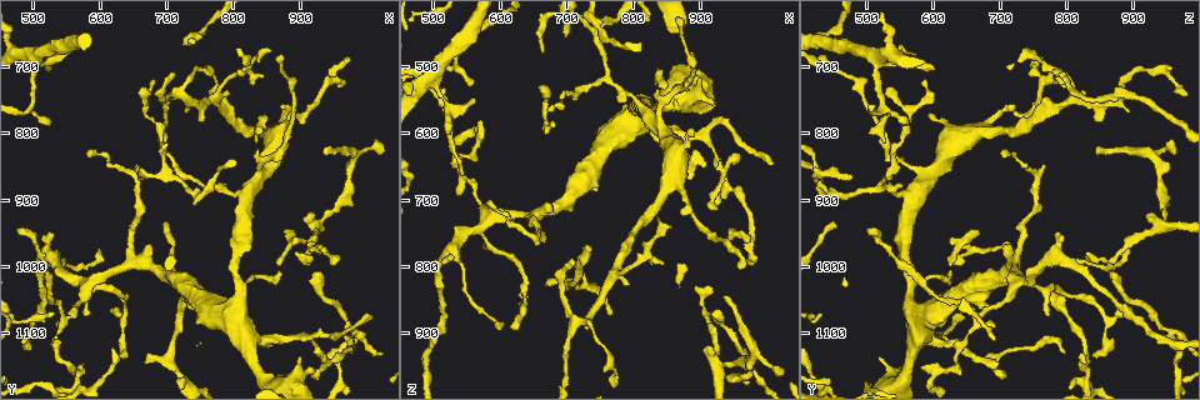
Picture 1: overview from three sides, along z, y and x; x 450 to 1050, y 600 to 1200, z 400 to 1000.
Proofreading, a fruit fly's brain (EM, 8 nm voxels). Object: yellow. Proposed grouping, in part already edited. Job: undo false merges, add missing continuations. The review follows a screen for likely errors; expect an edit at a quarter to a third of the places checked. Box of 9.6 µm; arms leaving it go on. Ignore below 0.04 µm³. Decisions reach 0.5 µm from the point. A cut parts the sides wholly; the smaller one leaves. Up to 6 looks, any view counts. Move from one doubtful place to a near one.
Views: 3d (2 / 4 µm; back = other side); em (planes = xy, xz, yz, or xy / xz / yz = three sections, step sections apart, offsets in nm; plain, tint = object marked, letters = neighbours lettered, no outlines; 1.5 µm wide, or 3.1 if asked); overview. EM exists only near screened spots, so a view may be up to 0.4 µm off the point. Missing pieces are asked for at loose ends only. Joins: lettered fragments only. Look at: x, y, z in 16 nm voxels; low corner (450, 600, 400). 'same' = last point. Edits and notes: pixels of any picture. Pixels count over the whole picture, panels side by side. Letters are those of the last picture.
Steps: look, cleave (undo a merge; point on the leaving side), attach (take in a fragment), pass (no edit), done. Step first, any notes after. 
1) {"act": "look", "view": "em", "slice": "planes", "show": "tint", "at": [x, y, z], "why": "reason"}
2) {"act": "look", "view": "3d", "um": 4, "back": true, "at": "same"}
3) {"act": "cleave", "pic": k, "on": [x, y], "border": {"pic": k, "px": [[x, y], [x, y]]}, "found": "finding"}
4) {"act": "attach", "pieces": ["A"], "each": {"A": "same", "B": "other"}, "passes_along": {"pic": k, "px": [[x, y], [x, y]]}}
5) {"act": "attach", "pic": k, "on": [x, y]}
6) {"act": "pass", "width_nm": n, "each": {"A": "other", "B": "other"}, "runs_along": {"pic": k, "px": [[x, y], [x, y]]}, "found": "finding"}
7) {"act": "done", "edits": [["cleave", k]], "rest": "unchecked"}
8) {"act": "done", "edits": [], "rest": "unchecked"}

{"act": "look", "view": "em", "slice": "planes", "show": "tint", "at": [625, 1135, 845], "why": "branch stops here"}

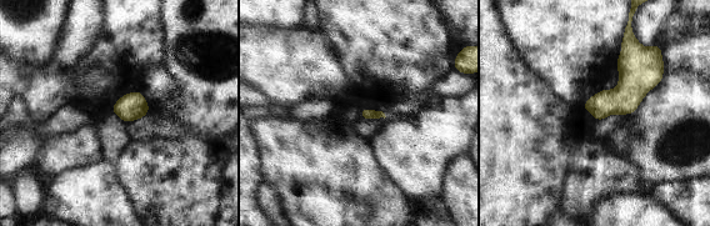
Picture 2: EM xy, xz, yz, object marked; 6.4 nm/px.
{"act": "look", "view": "em", "slice": "planes", "show": "letters", "at": "same", "why": "what lies round it"}

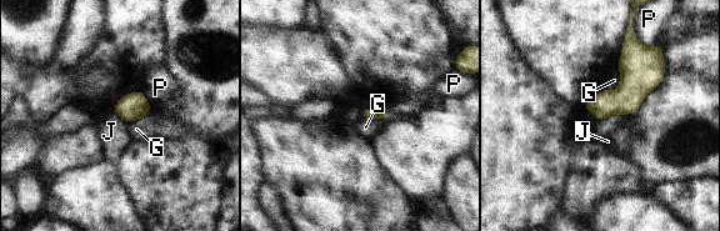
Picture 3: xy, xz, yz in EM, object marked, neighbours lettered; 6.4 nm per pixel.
{"act": "pass", "each": {"G": "other", "J": "other", "P": "other"}, "border": {"pic": 3, "px": [[114, 111], [126, 124]]}, "found": "none of them fits"}

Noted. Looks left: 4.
{"act": "look", "view": "3d", "um": 4, "at": [530, 950, 790], "why": "free end"}

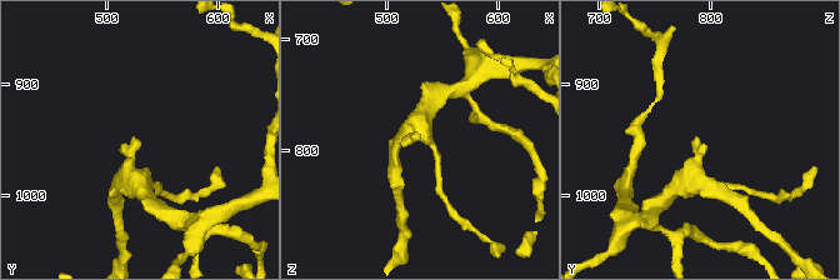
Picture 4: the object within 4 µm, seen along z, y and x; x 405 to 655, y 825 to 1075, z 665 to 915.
{"act": "look", "view": "em", "slice": "planes", "show": "letters", "at": [532, 948, 786]}

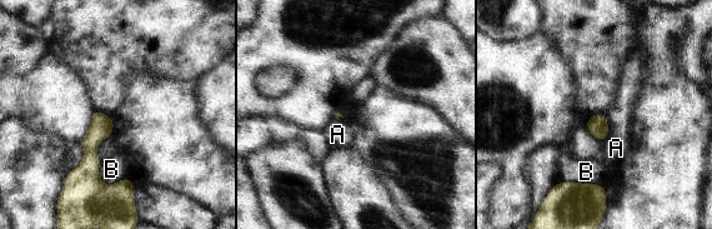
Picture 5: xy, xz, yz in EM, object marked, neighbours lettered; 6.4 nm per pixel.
{"act": "pass", "longest_contact_nm": ["B", 220], "each": {"A": "other", "B": "other"}, "border": {"pic": 5, "px": [[606, 114], [607, 138], [603, 142]]}, "found": "no lettered fragment goes on from it"}

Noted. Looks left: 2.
{"act": "look", "view": "em", "slice": "yz", "step": 4, "show": "plain", "at": [755, 780, 840], "why": "an open end"}

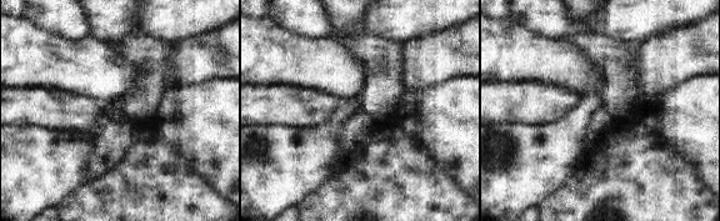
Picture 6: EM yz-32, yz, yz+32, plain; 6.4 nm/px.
{"act": "look", "view": "em", "slice": "yz", "step": 4, "show": "letters", "at": "same", "why": "what lies round it"}

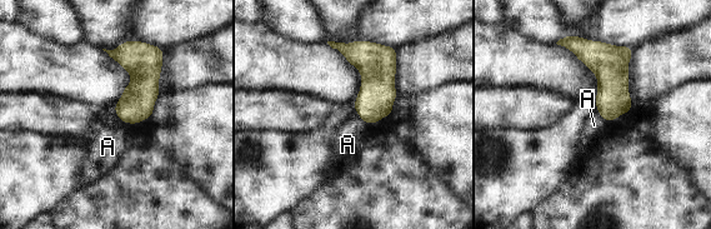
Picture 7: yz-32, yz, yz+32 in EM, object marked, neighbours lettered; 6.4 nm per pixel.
{"act": "pass", "each": {"A": "other"}, "found": "no lettered fragment goes on from it"}

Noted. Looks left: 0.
{"act": "done", "edits": [], "rest": "unchecked"}

